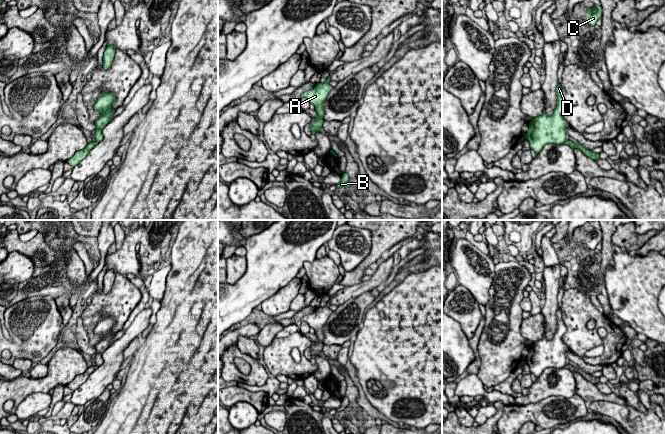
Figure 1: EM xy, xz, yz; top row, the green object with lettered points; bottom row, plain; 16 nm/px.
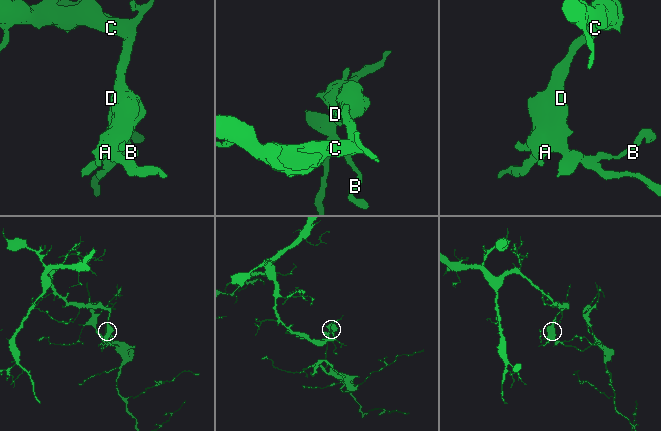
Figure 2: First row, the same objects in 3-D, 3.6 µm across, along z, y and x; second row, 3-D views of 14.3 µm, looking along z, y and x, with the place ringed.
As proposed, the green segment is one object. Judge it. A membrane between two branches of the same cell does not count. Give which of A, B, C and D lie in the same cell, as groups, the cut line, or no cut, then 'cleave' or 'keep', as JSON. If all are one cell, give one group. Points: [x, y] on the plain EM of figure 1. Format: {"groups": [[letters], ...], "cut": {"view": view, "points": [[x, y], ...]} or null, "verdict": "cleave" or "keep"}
{"groups": [["A", "C", "D"], ["B"]], "cut": {"view": "xz", "points": [[318, 339], [322, 343]]}, "verdict": "cleave"}

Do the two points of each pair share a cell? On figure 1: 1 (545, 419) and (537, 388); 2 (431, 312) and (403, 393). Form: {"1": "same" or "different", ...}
{"1": "different", "2": "same"}

